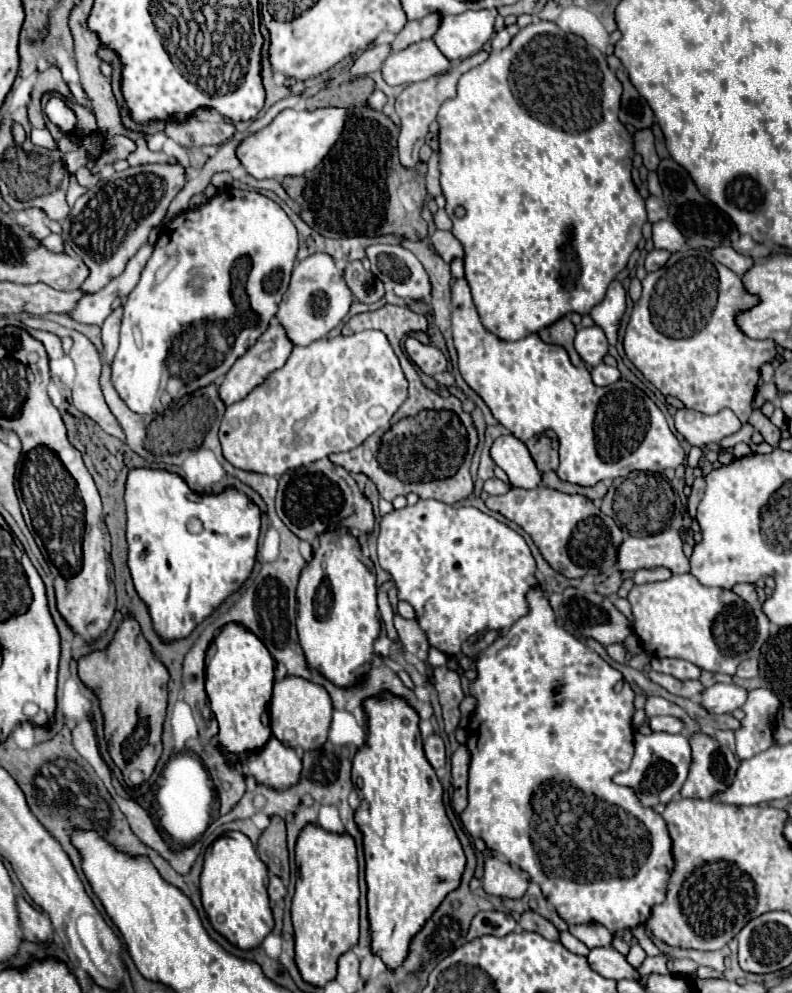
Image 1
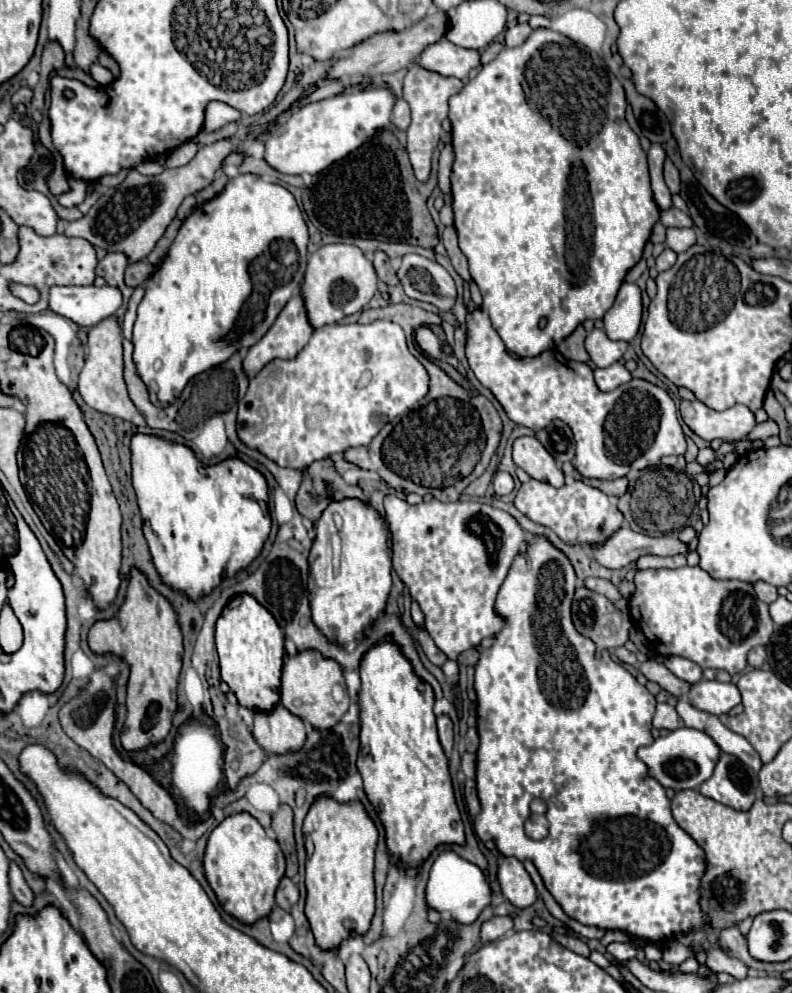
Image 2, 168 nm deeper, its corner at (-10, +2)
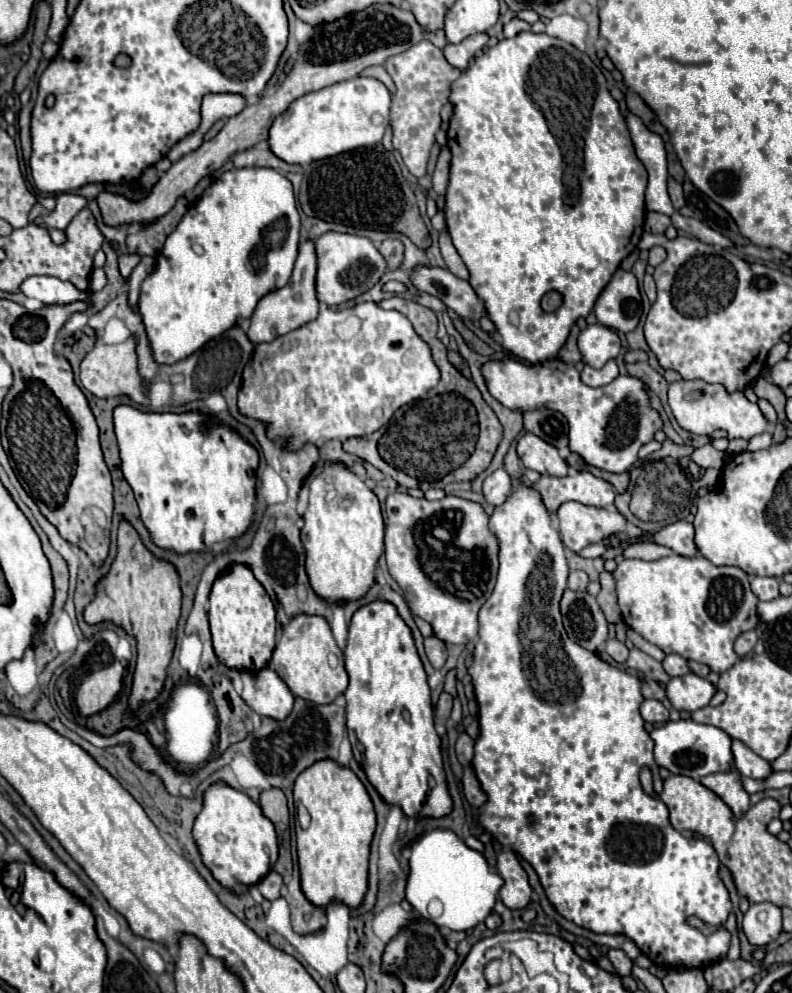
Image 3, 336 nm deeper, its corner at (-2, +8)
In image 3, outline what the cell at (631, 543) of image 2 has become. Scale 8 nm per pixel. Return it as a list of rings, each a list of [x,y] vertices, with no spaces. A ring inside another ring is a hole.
[[[569,502],[557,510],[557,516],[561,540],[565,548],[573,552],[581,552],[583,548],[603,542],[611,536],[627,534],[627,520],[615,510],[589,508]]]

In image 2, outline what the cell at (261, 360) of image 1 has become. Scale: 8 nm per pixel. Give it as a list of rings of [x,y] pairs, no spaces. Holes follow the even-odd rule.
[[[297,294],[285,304],[265,336],[249,348],[243,362],[245,372],[253,378],[273,358],[293,358],[309,342],[311,334],[313,326],[305,314],[303,298]]]

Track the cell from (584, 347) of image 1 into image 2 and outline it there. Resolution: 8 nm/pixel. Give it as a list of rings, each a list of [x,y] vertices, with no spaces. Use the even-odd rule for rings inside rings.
[[[599,328],[591,330],[585,340],[585,348],[595,362],[597,368],[607,368],[613,362],[619,362],[627,350],[627,342],[613,342],[607,338],[607,334]]]

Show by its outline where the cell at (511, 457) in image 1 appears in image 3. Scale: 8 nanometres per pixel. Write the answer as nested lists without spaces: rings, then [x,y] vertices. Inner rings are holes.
[[[529,432],[517,440],[517,456],[525,468],[537,470],[541,476],[565,476],[567,474],[567,464],[559,456],[557,448],[553,448],[551,444],[547,444],[545,440]]]

